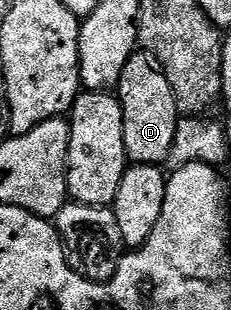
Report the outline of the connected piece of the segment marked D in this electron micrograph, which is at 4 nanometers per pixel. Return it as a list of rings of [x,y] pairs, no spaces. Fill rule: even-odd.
[[[137,50],[131,55],[129,62],[125,62],[117,95],[125,122],[128,161],[131,164],[166,165],[171,159],[173,138],[177,134],[181,113],[173,94],[173,86],[169,86],[169,78],[163,73],[163,65],[152,52]]]

